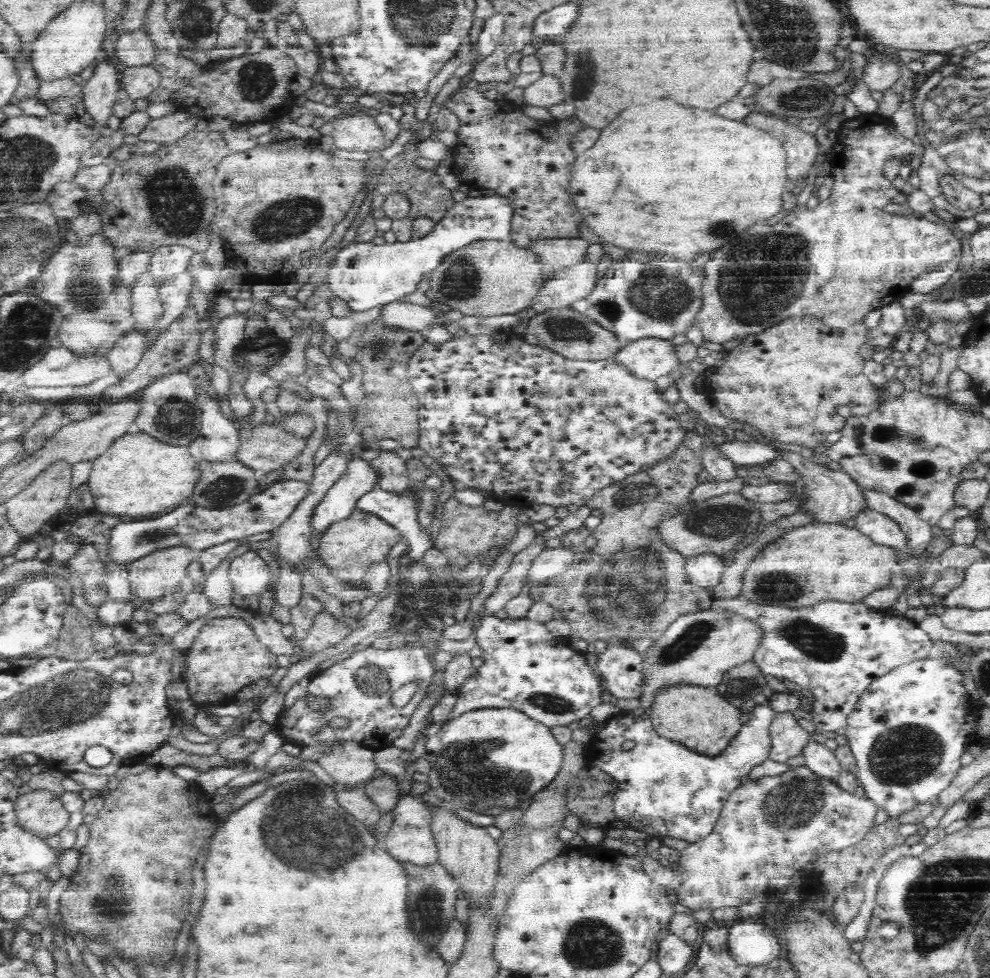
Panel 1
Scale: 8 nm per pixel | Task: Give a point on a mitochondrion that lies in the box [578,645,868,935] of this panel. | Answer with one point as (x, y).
(795, 803)

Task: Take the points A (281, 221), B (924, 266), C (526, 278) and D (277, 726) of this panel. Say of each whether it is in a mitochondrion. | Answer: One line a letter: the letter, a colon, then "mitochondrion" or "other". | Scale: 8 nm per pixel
A: mitochondrion
B: other
C: other
D: other

